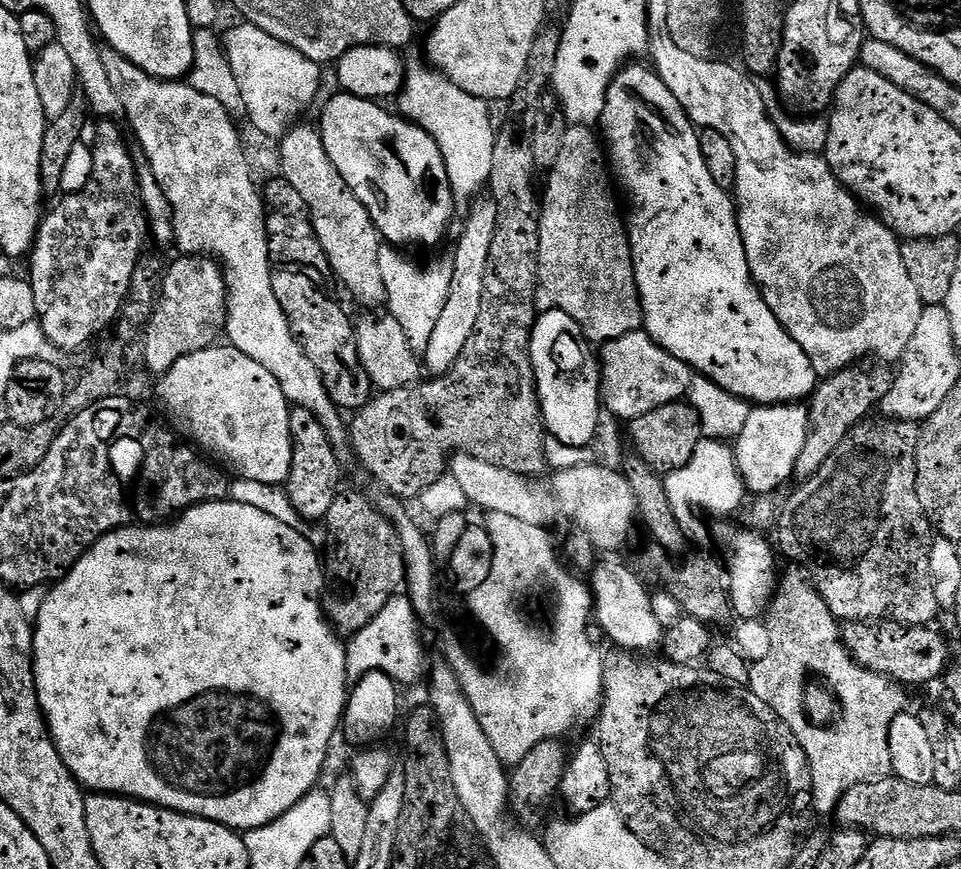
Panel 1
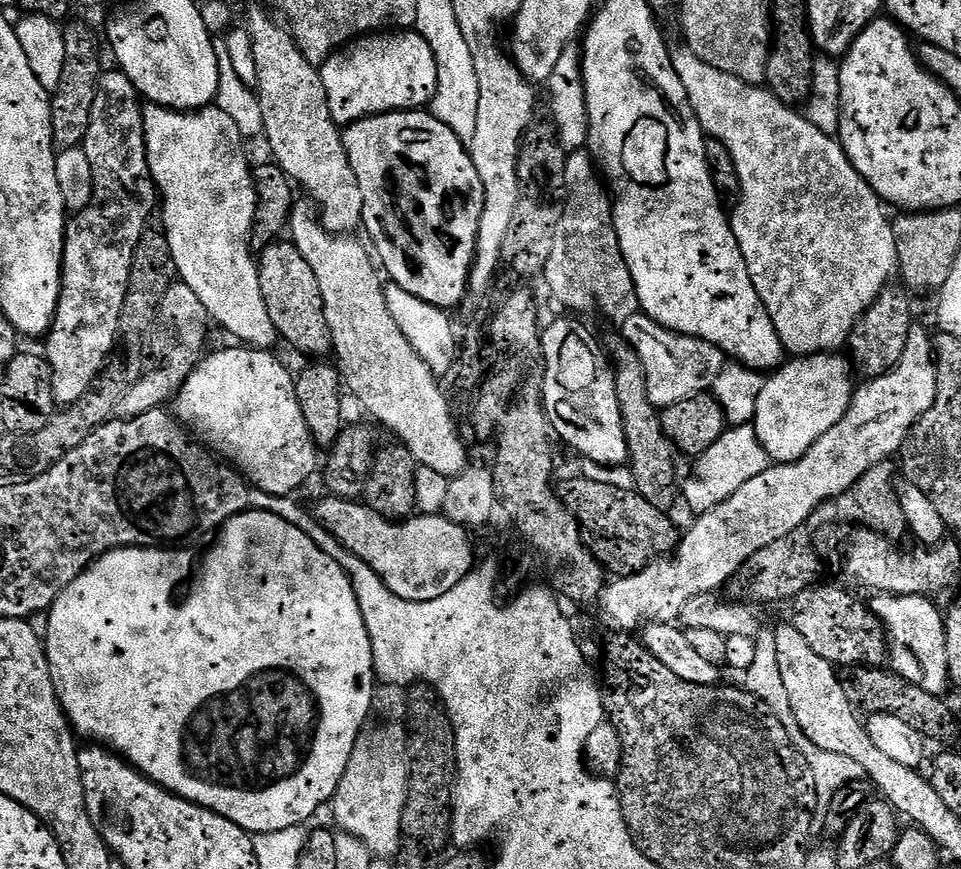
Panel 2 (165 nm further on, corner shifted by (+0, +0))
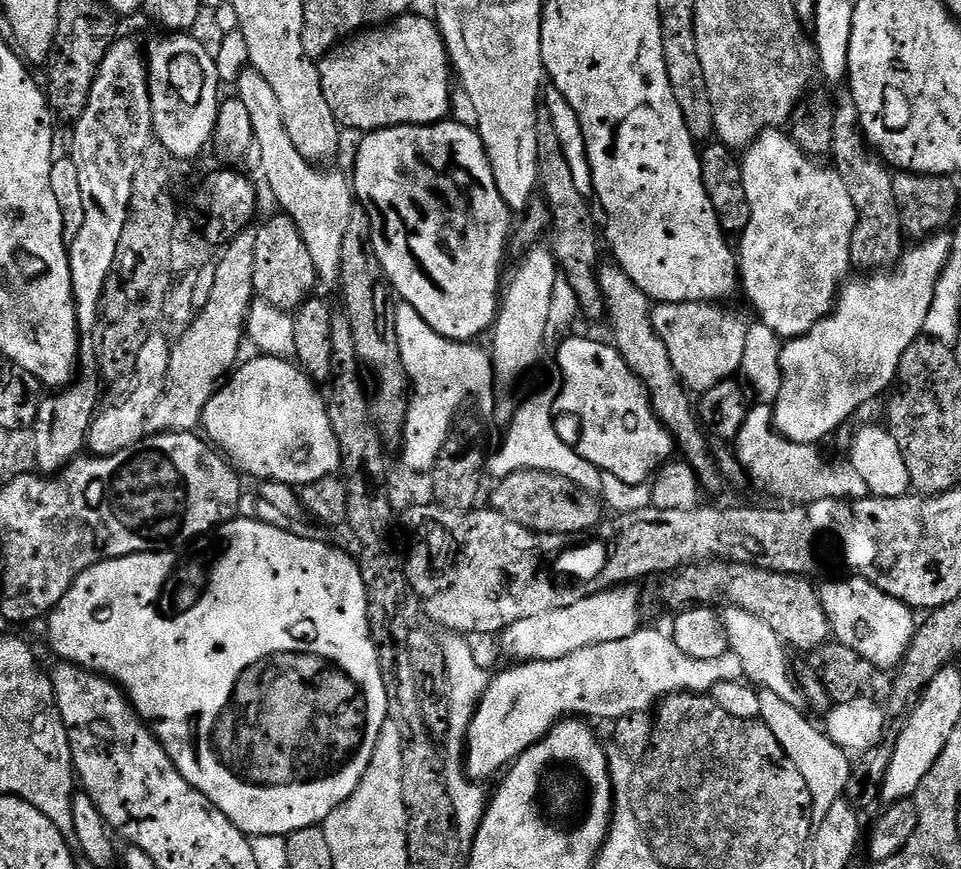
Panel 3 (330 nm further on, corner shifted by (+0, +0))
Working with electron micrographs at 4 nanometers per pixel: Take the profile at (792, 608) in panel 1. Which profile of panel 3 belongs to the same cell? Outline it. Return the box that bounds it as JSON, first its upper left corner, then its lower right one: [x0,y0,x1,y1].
[759,692,852,818]

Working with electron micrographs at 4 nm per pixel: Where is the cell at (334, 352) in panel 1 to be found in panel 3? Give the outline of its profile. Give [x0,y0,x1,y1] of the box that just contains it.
[253,215,318,314]

